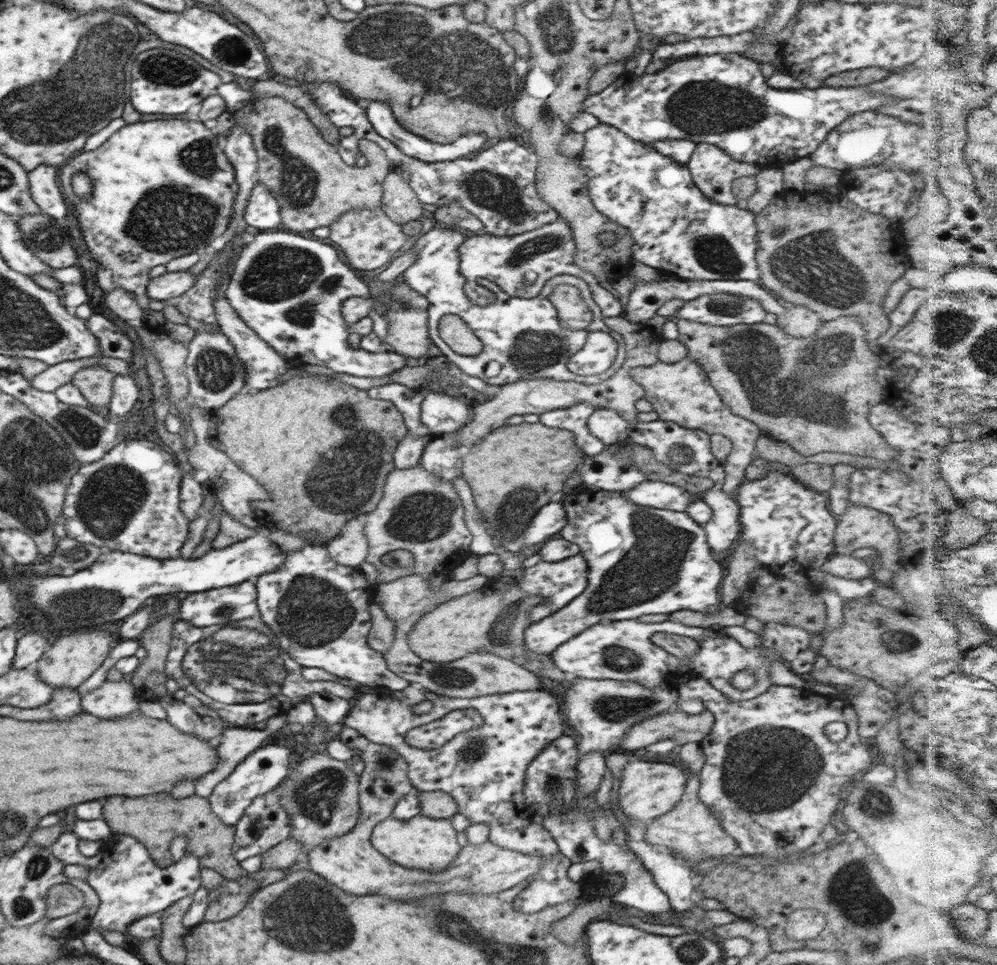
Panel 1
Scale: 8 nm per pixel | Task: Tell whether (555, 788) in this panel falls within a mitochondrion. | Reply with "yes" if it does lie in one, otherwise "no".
yes

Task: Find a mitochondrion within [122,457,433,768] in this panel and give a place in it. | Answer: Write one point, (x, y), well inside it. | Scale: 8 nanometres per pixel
(201, 659)

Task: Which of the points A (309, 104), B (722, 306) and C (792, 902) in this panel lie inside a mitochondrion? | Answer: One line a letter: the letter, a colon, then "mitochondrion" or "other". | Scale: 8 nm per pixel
A: other
B: mitochondrion
C: other

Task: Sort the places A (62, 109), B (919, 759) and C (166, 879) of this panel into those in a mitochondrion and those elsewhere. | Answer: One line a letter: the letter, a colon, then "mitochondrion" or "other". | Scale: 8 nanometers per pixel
A: mitochondrion
B: other
C: other

